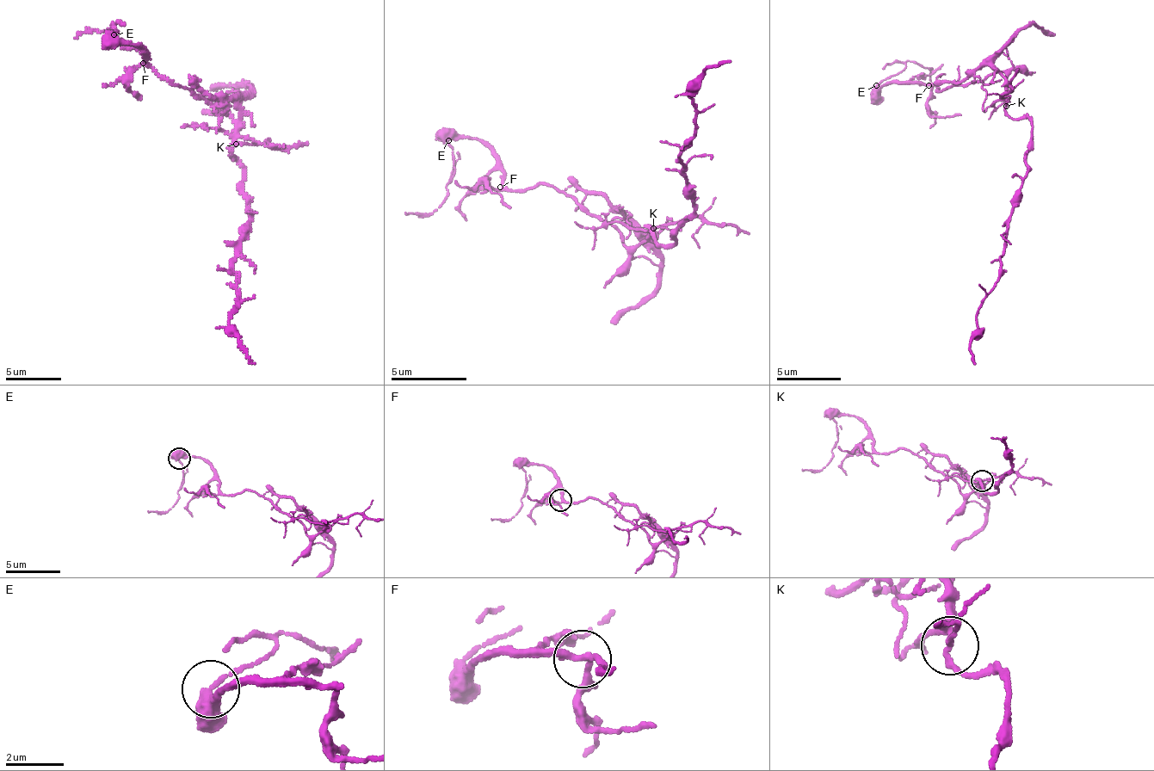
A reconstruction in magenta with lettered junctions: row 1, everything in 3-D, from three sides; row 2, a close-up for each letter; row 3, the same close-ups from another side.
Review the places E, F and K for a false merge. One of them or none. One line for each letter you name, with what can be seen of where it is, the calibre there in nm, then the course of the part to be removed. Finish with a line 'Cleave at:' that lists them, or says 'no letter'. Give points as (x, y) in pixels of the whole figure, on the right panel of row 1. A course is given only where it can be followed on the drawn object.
K: (1006, 106) | 190 nm | (1007, 106), (1002, 98), (1007, 94), (994, 58), (1031, 22), (1053, 34)
Cleave at: K

